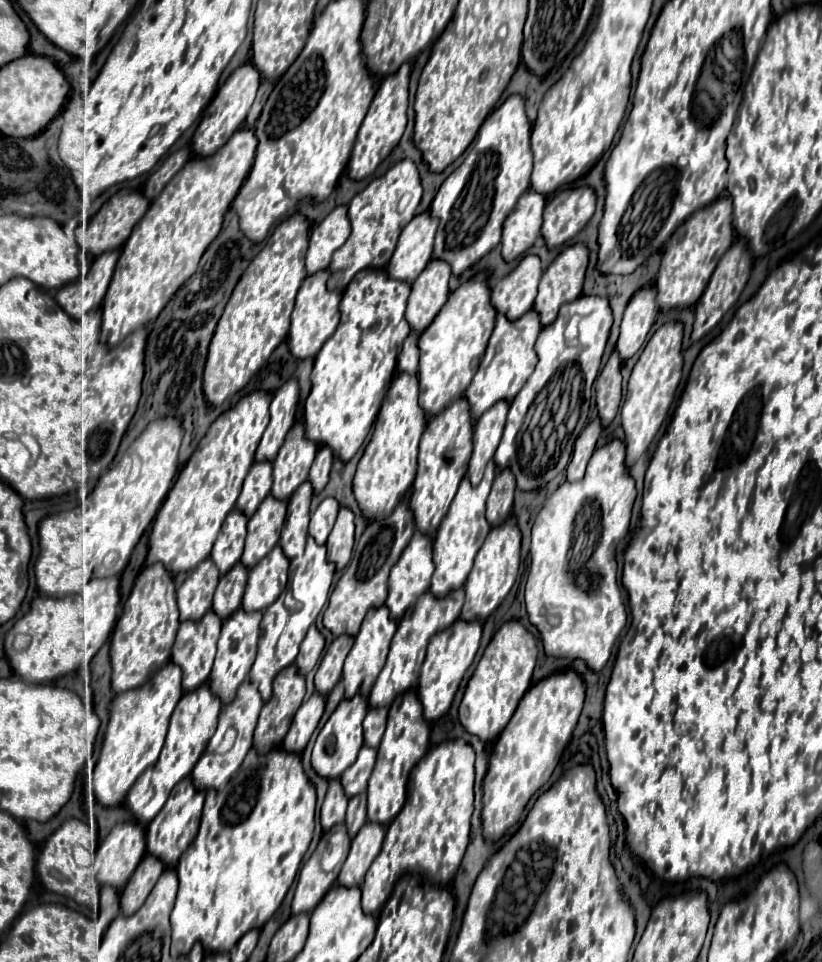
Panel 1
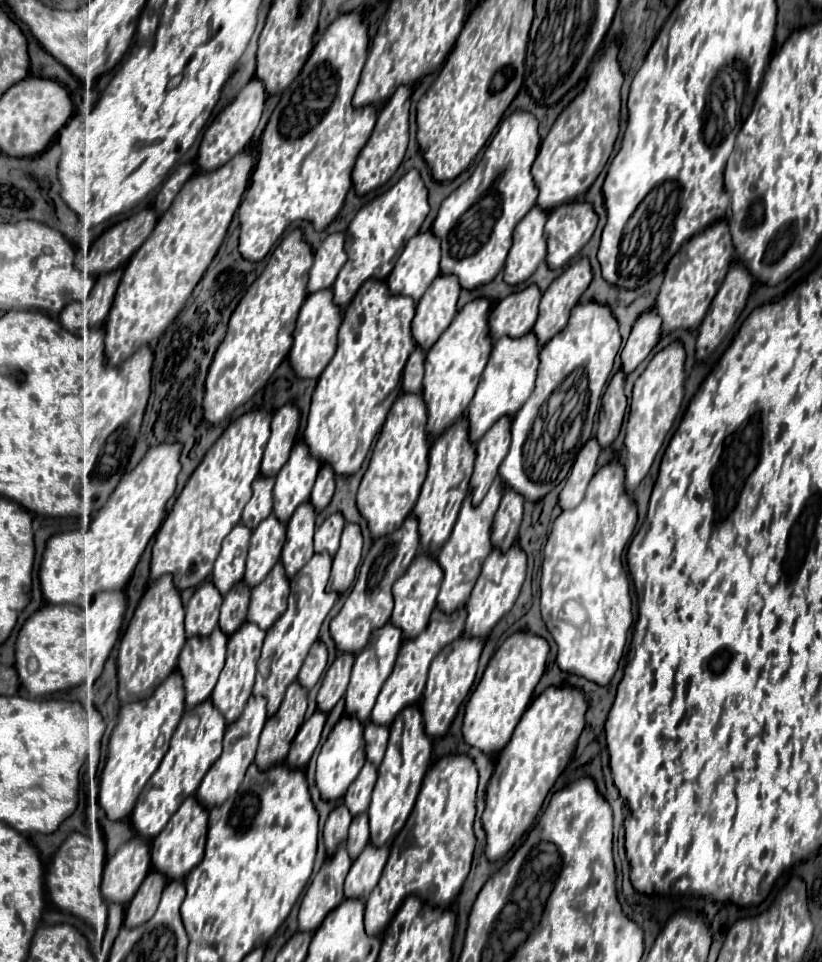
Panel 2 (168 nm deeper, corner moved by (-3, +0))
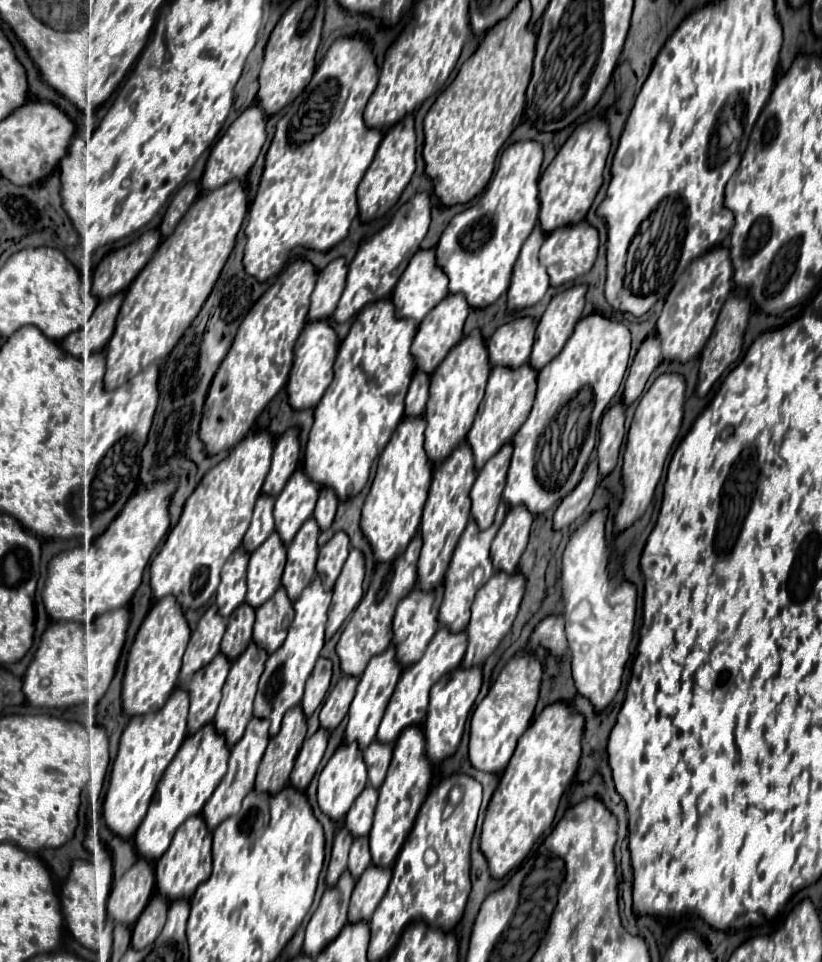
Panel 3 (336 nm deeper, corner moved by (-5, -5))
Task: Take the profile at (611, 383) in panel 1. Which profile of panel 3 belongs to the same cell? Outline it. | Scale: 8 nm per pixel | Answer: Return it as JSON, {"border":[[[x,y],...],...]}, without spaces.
{"border":[[[619,401],[613,407],[609,407],[601,419],[599,425],[599,445],[597,445],[597,459],[599,459],[599,471],[601,475],[611,473],[611,469],[617,463],[619,449],[625,437],[625,403]]]}

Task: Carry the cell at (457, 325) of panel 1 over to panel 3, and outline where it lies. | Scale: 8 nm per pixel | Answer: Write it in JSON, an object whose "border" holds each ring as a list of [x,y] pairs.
{"border":[[[475,329],[469,335],[465,335],[447,353],[447,357],[439,363],[439,367],[431,373],[429,403],[425,411],[425,421],[427,421],[425,451],[433,463],[443,461],[449,455],[449,451],[453,451],[453,447],[465,441],[465,435],[469,433],[469,427],[473,425],[479,403],[483,399],[489,371],[491,371],[491,363],[485,351],[485,339]]]}

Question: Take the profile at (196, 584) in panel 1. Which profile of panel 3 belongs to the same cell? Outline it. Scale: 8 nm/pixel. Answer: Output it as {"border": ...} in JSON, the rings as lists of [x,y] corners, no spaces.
{"border":[[[211,605],[201,615],[197,629],[191,635],[191,641],[183,655],[181,677],[193,675],[197,669],[205,667],[219,653],[219,643],[223,633],[225,633],[225,619],[219,615],[217,607]]]}

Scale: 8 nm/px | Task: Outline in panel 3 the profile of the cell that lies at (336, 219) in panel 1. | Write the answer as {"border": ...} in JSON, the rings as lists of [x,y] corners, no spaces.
{"border":[[[343,257],[333,259],[323,271],[319,271],[317,285],[311,293],[309,321],[329,319],[333,315],[345,287],[345,275],[347,275],[347,265]]]}

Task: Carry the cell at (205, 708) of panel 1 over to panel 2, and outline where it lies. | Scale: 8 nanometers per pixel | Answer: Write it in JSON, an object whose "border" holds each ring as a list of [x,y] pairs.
{"border":[[[211,700],[183,714],[171,738],[169,752],[165,754],[159,770],[155,772],[155,778],[150,778],[147,782],[131,814],[133,828],[143,840],[153,840],[169,822],[171,814],[175,814],[175,810],[181,806],[183,798],[197,792],[203,774],[207,774],[207,770],[221,754],[221,740],[225,734],[225,726],[227,726],[225,718],[219,714],[219,710],[215,710]]]}

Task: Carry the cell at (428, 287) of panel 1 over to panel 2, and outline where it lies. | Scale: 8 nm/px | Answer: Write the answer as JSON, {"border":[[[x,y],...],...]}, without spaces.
{"border":[[[439,276],[427,294],[417,304],[417,312],[413,318],[413,340],[421,350],[429,350],[443,330],[453,322],[457,314],[457,298],[459,298],[461,286],[455,282],[455,276]]]}

